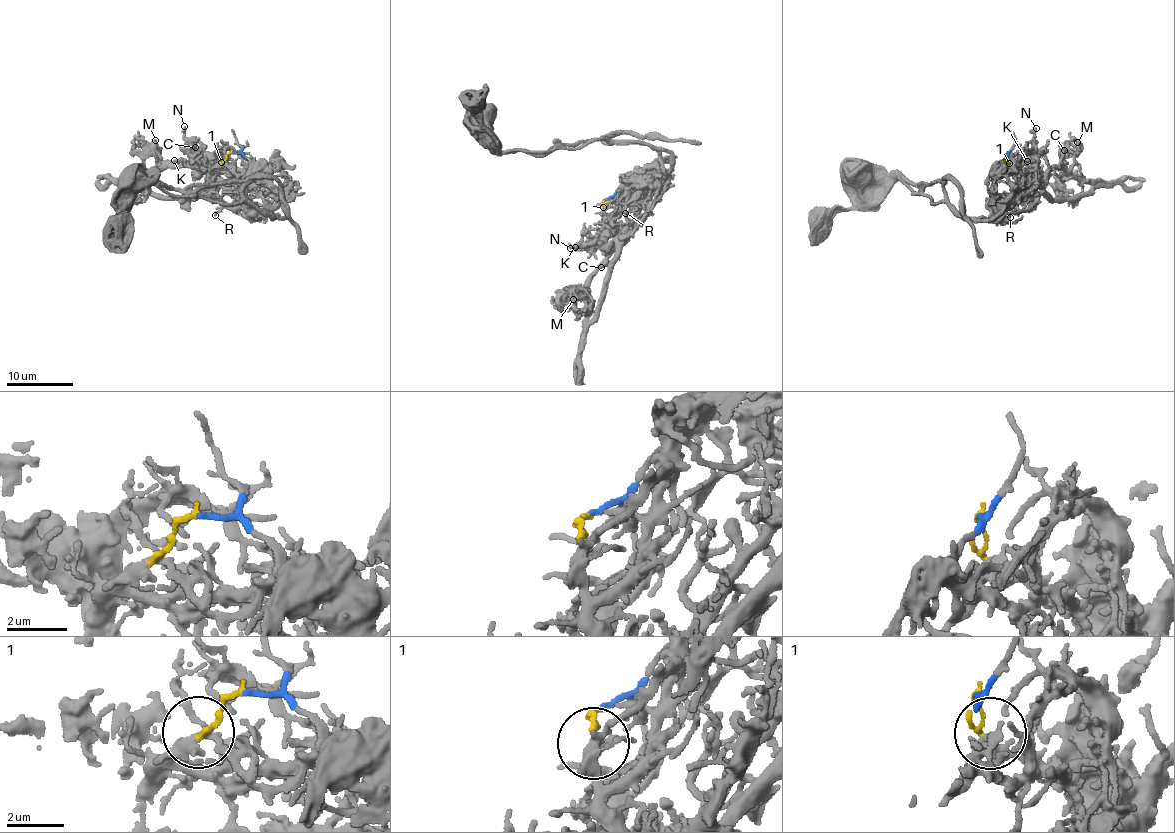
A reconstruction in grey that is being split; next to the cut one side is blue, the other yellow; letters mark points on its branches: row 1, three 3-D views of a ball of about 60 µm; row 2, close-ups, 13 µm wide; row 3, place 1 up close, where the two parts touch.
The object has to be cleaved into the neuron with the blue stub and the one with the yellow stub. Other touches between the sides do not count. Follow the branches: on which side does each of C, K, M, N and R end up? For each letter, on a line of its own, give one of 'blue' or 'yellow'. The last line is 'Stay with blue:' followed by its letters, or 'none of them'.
C: blue
K: yellow
M: blue
N: yellow
R: blue
Stay with blue: C, M, R

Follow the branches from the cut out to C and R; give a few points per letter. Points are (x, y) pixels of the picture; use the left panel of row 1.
C: (231, 152), (242, 155), (262, 172), (264, 180), (281, 197), (264, 196), (223, 182), (197, 165), (195, 147)
R: (231, 152), (249, 160), (245, 205), (223, 207), (215, 215)

